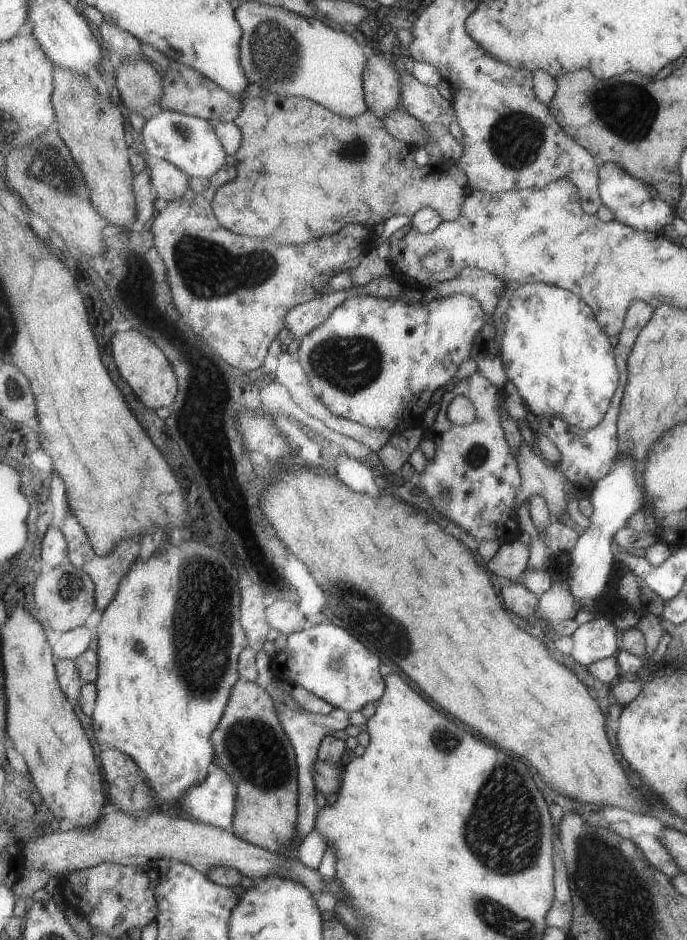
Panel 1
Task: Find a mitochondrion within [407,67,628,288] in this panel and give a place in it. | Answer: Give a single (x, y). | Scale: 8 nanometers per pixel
(515, 138)

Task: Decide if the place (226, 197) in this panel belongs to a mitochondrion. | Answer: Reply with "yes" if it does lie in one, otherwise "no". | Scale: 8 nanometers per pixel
no

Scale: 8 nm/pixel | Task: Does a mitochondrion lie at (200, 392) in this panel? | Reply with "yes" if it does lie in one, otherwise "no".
yes

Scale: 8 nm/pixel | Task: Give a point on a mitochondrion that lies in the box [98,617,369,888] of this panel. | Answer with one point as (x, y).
(257, 753)

